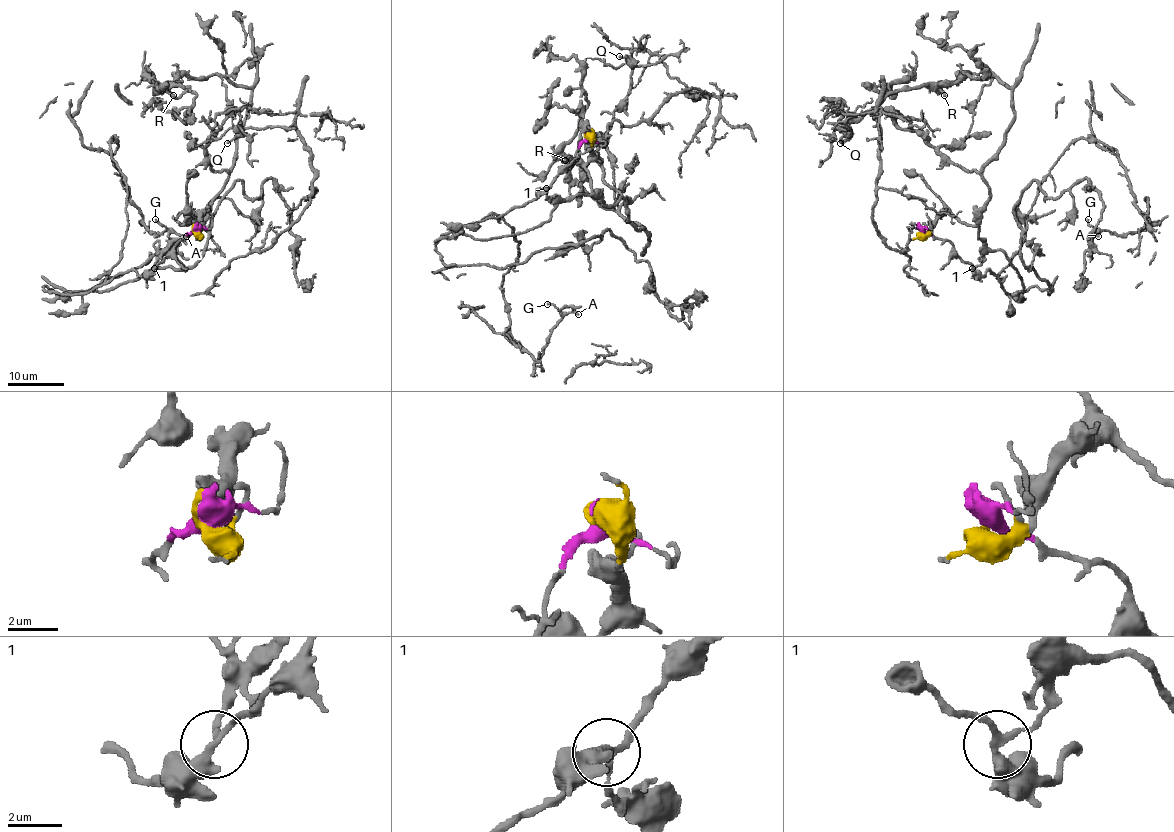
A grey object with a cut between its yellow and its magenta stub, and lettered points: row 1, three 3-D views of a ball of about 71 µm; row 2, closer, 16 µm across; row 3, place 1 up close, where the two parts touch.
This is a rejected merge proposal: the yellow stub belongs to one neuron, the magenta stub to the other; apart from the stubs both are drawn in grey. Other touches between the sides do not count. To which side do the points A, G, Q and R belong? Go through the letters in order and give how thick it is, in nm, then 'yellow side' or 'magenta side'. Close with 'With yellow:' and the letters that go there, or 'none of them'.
A: calibre 180 nm; magenta side
G: calibre 180 nm; magenta side
Q: calibre 130 nm; yellow side
R: calibre 200 nm; yellow side
With yellow: Q, R

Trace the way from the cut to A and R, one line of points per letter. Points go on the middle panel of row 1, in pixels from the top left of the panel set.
A: (585, 136), (543, 191), (497, 219), (519, 241), (501, 288), (504, 334), (535, 362), (550, 330), (578, 314)
R: (584, 136), (592, 192), (605, 205), (622, 198), (628, 219), (643, 227), (605, 209), (566, 160)

